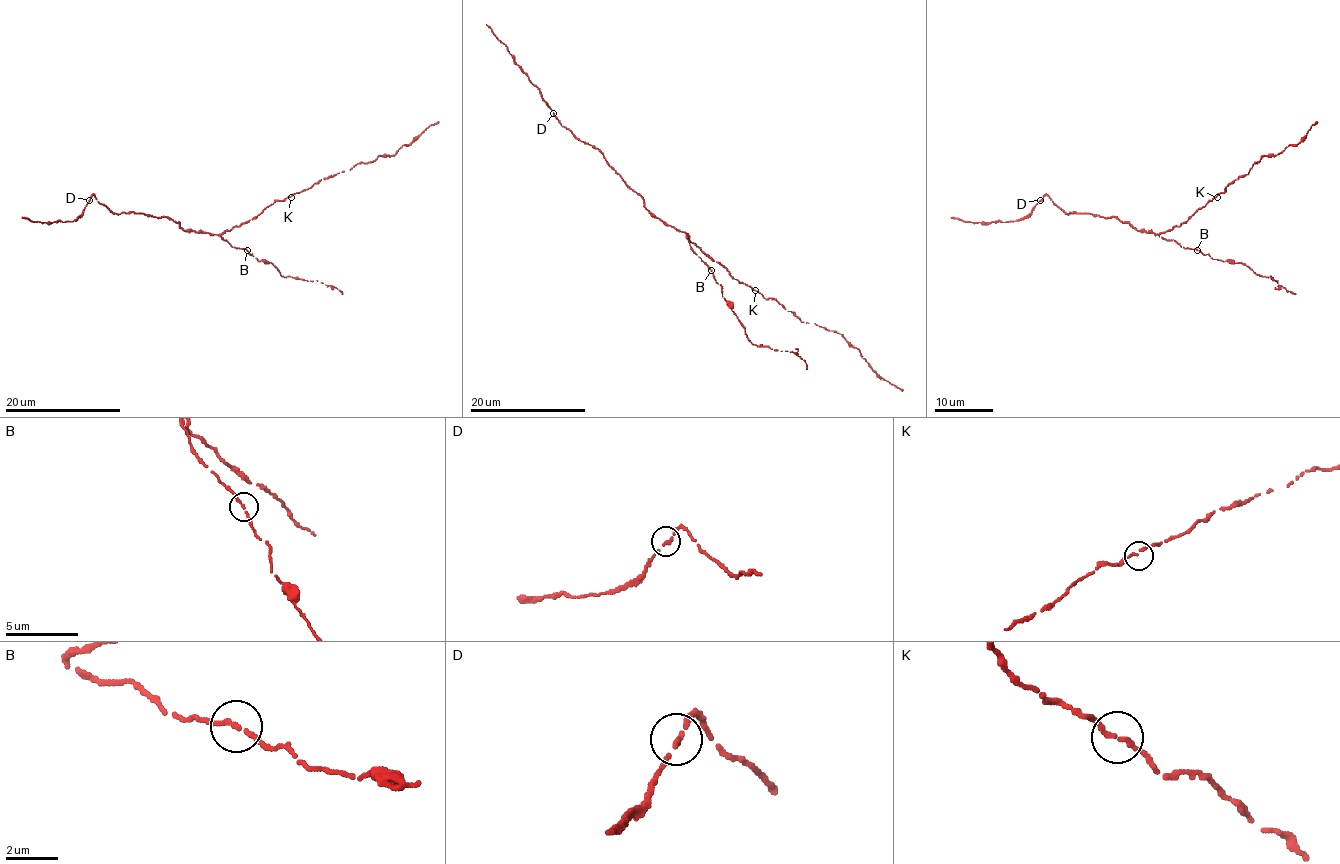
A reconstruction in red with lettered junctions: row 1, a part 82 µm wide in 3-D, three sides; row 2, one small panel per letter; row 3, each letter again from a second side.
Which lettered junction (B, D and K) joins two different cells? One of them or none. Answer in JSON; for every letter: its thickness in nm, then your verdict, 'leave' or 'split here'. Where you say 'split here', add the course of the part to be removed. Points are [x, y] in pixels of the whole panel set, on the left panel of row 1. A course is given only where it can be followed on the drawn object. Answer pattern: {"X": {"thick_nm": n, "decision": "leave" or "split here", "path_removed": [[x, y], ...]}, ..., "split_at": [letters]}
{"B": {"thick_nm": 190, "decision": "leave"}, "D": {"thick_nm": 180, "decision": "leave"}, "K": {"thick_nm": 190, "decision": "leave"}, "split_at": []}

